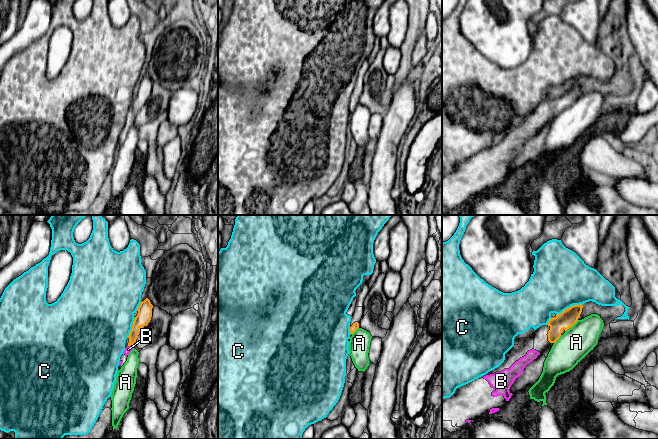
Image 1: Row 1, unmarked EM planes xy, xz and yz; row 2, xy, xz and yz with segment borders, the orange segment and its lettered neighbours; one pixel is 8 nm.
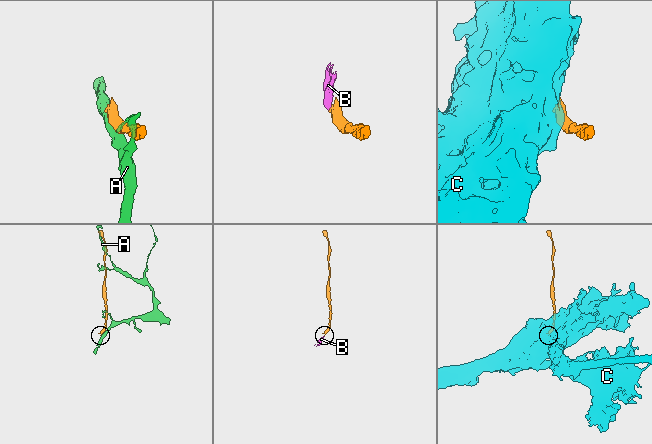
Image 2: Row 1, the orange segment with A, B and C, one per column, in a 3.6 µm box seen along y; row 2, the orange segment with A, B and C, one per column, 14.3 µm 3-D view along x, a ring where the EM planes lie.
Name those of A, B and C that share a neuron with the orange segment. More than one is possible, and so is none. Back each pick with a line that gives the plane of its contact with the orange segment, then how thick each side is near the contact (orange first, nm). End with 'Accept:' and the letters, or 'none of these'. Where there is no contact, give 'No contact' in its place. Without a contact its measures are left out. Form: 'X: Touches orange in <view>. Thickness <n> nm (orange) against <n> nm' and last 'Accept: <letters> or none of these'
B: Touches orange in xy. Thickness 120 nm (orange) against 60 nm
Accept: B

